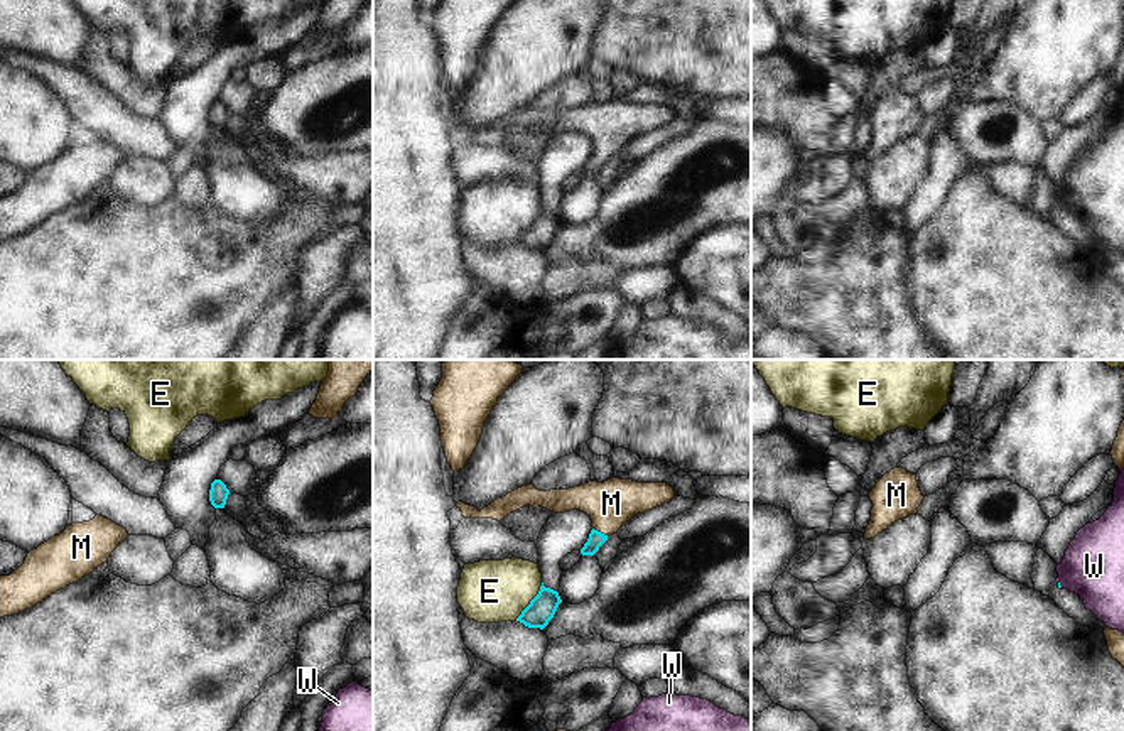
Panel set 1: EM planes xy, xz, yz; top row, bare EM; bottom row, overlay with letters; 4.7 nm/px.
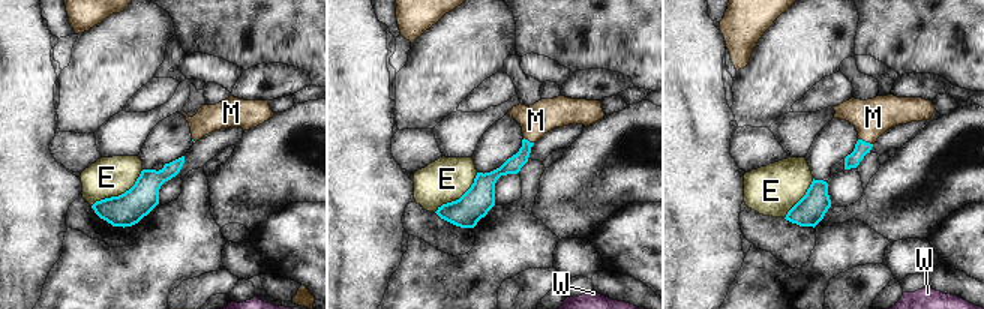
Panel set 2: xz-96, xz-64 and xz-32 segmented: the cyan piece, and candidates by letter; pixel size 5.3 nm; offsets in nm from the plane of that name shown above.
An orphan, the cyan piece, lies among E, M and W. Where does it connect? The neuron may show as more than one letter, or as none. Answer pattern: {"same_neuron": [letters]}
{"same_neuron": ["M"]}

